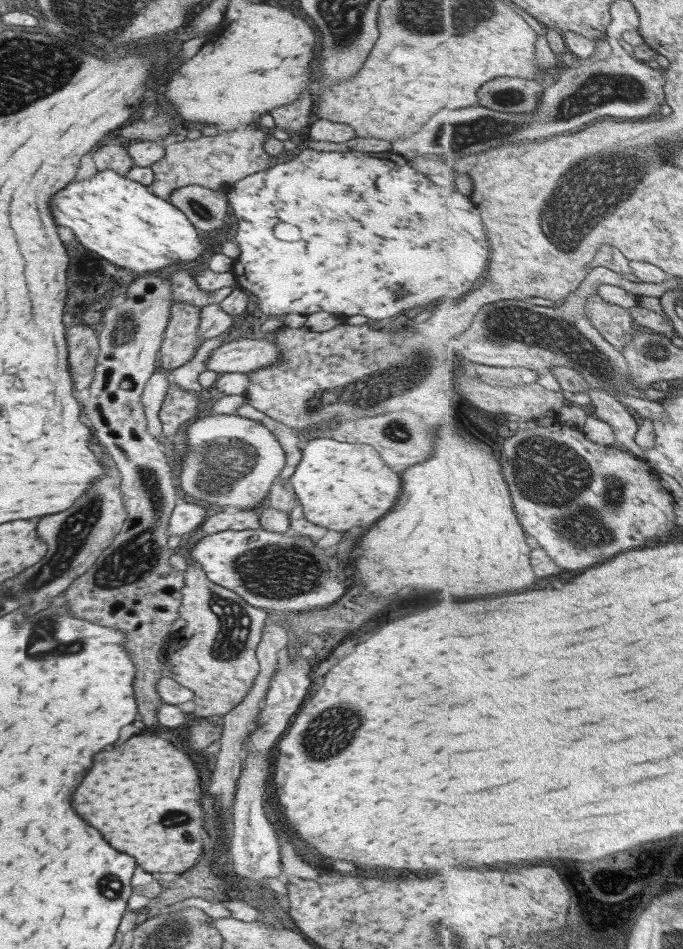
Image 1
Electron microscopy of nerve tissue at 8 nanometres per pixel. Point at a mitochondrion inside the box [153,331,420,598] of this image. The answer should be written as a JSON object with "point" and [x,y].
{"point":[219,469]}

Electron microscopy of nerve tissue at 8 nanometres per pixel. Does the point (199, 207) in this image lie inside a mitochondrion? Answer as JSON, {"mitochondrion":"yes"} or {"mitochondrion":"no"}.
{"mitochondrion":"yes"}

